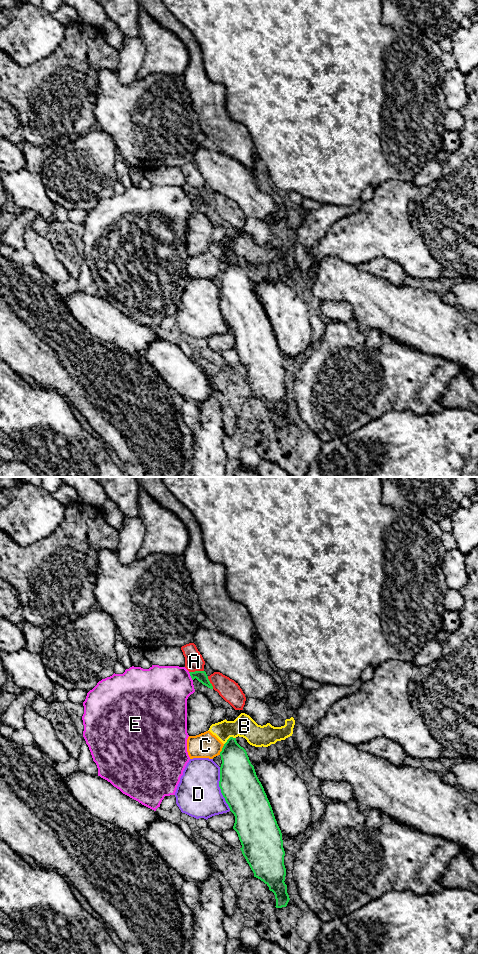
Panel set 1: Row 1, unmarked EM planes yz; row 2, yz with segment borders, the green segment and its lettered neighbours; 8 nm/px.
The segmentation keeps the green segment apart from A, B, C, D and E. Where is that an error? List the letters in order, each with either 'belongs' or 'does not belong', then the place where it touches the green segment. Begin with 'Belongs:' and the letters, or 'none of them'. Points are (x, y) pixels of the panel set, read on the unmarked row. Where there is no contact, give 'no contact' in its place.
Belongs: none of them
A: does not belong; meets green in yz at (196, 191)
B: does not belong; meets green in yz at (229, 258)
C: does not belong; meets green in yz at (222, 269)
D: does not belong; meets green in yz at (220, 308)
E: does not belong; meets green in yz at (190, 195)

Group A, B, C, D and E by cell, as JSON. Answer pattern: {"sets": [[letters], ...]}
{"sets": [["A"], ["B", "C"], ["D"], ["E"]]}

